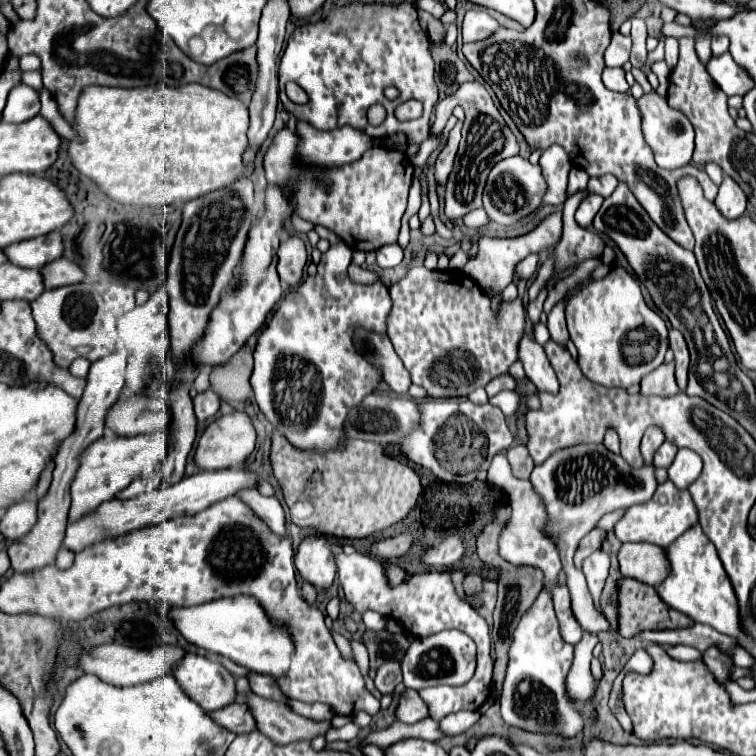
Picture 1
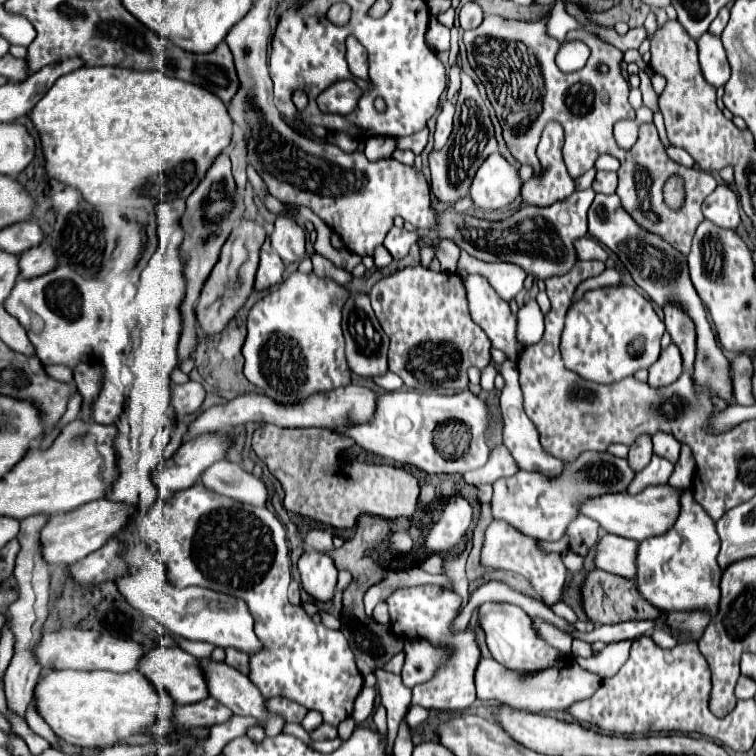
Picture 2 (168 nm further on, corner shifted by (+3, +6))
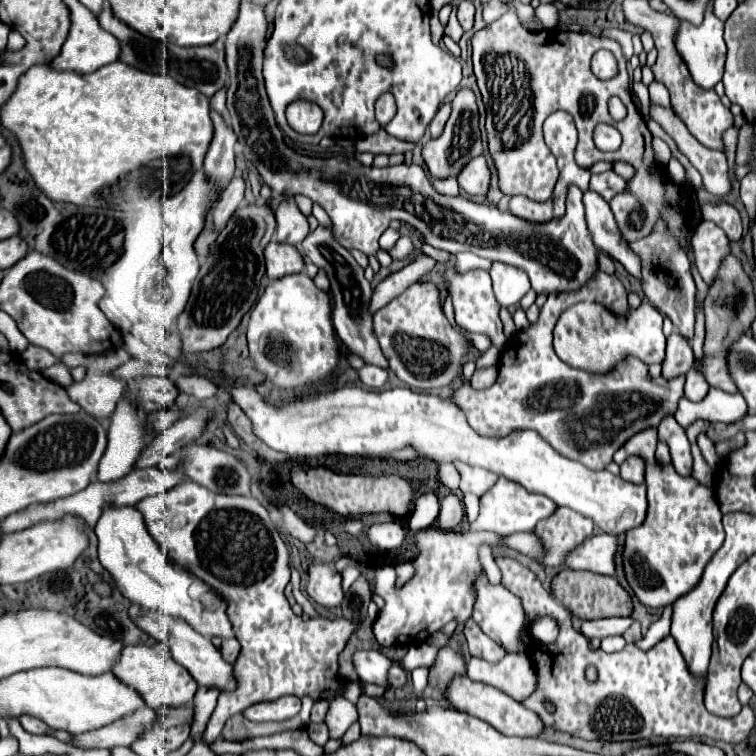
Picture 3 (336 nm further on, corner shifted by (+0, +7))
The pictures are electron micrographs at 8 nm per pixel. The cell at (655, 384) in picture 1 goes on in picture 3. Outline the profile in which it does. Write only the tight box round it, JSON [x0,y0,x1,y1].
[662,332,694,380]

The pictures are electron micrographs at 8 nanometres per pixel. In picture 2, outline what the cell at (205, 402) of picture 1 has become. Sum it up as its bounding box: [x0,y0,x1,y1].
[169,381,205,415]

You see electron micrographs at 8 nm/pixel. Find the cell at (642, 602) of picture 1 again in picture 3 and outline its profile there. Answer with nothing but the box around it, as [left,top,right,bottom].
[552,570,634,620]

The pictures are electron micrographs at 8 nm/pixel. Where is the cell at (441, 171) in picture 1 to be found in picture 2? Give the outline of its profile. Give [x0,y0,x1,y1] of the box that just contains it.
[433,99,455,149]

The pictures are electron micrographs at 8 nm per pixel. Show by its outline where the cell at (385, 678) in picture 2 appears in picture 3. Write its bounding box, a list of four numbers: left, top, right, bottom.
[354,650,392,688]

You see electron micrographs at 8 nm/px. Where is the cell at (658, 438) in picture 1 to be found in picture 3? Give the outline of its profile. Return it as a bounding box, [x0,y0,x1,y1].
[620,456,646,484]

